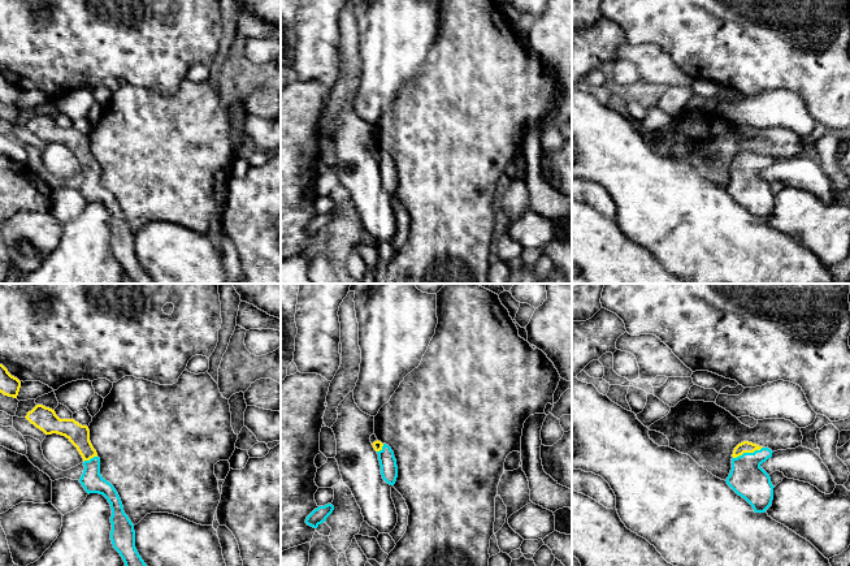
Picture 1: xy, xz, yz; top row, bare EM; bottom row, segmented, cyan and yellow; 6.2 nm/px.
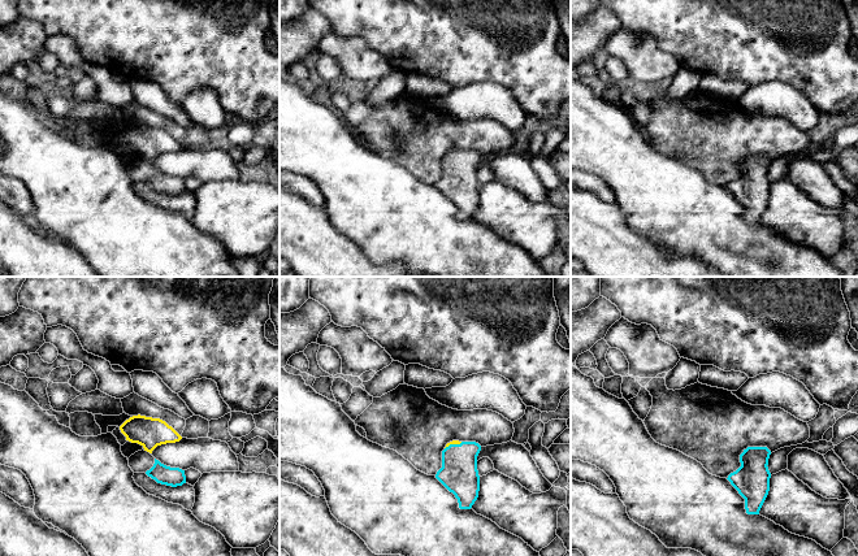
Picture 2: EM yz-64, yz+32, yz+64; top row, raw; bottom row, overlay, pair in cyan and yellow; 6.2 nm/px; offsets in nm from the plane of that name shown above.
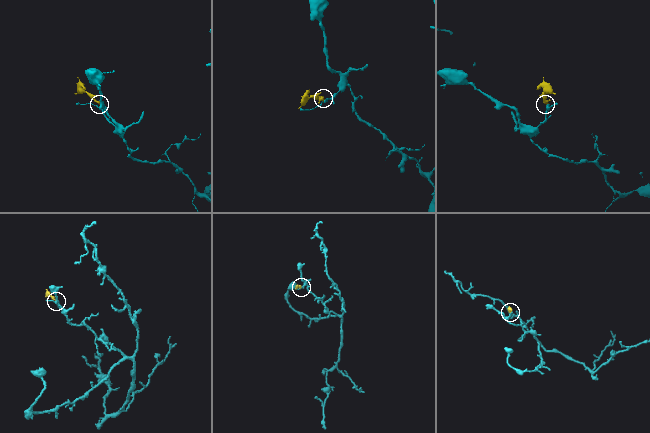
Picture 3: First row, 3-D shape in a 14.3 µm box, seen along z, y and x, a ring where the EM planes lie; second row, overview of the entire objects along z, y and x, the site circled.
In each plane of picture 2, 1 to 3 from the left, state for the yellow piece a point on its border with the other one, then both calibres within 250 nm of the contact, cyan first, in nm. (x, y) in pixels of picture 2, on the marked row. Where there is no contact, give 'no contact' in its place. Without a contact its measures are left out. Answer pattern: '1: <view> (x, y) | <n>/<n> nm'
1: no contact
2: yz+32 (453, 444) | 240/30 nm
3: no contact

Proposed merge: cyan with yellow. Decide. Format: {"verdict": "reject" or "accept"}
{"verdict": "accept"}

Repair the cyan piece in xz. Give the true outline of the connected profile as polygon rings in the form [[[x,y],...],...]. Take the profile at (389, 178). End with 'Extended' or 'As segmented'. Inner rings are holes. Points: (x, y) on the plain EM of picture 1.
[[[378,148],[374,150],[372,154],[378,163],[382,187],[387,193],[394,194],[398,186],[398,174],[394,160],[389,154],[382,152]]]. Extended

